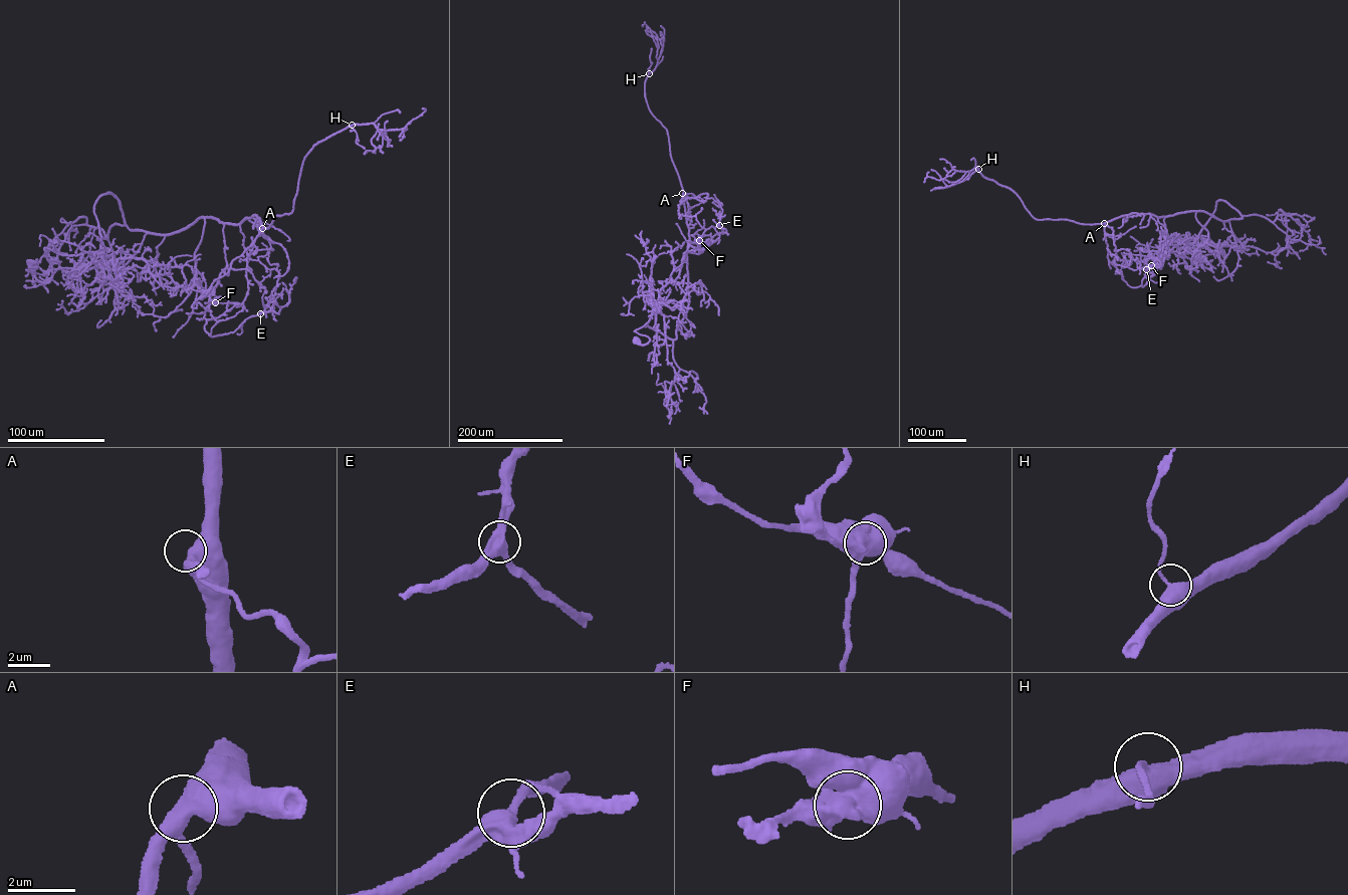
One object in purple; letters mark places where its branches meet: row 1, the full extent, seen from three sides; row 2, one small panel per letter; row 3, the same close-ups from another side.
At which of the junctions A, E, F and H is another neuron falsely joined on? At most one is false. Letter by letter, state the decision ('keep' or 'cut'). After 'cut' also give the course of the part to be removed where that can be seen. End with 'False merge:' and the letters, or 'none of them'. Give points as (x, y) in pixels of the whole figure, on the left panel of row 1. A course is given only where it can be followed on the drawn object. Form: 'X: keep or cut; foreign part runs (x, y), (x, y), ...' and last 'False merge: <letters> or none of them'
A: keep
E: keep
F: cut; foreign part runs (215, 302), (204, 312), (212, 337), (263, 311), (279, 273), (258, 260), (268, 252), (262, 243)
H: keep
False merge: F

